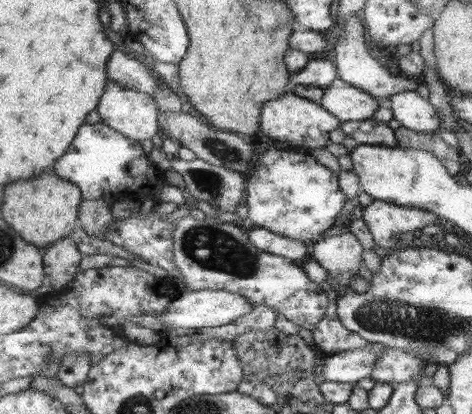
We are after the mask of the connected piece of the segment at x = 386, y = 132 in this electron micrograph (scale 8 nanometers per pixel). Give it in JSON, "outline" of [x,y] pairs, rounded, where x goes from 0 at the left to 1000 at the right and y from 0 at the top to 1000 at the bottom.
{"outline":[[[790,285],[767,292],[725,295],[720,312],[748,333],[758,350],[845,353],[837,312]]]}

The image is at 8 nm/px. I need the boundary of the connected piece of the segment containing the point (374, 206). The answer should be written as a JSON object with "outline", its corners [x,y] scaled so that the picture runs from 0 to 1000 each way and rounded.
{"outline":[[[792,483],[767,507],[769,529],[811,601],[828,599],[856,560],[888,560],[896,546],[934,536],[928,517]]]}

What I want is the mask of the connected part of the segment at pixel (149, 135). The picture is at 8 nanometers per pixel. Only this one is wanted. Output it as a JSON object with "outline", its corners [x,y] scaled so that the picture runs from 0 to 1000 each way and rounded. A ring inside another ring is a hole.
{"outline":[[[233,191],[227,217],[208,251],[206,271],[212,275],[218,297],[280,333],[288,343],[297,338],[324,338],[328,329],[343,324],[343,302],[333,266],[333,246],[316,227],[278,217],[269,208],[256,208],[252,198]]]}

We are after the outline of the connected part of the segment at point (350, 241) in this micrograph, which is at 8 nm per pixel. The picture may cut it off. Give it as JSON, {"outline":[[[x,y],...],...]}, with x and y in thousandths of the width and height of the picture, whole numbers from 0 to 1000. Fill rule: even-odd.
{"outline":[[[748,560],[689,572],[686,580],[663,592],[661,606],[663,623],[693,650],[693,657],[729,700],[739,696],[739,681],[761,662],[761,643],[769,638],[769,587],[756,577],[756,568]]]}

